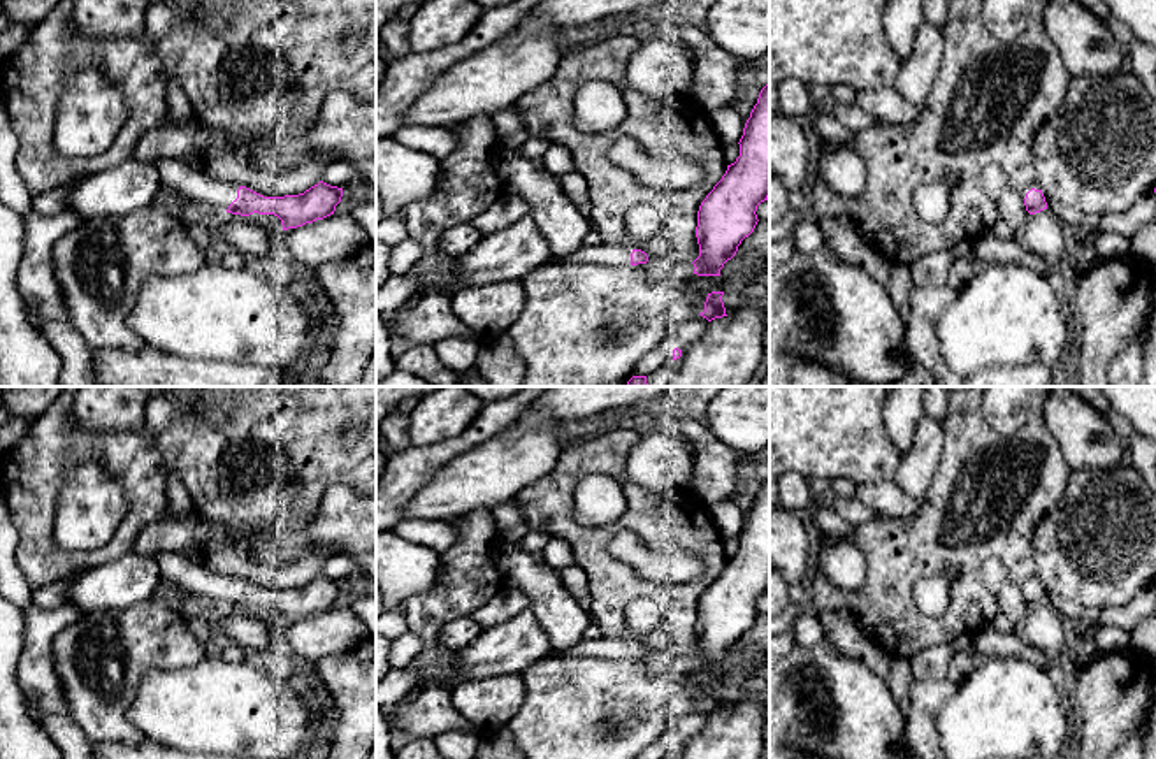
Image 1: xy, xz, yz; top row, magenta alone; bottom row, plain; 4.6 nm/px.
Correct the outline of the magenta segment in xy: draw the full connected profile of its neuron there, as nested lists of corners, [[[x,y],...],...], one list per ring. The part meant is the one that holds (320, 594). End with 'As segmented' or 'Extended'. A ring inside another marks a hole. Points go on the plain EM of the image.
[[[160,553],[155,560],[160,567],[160,576],[177,583],[191,597],[255,613],[264,608],[274,608],[281,613],[283,624],[334,608],[343,590],[343,582],[323,575],[304,587],[276,590],[260,589],[234,576],[211,573],[202,562],[186,560],[176,553]]]. Extended

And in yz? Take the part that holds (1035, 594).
[[[1038,575],[1031,576],[1024,585],[1021,585],[1021,590],[1024,592],[1024,599],[1030,608],[1047,603]]]. Extended

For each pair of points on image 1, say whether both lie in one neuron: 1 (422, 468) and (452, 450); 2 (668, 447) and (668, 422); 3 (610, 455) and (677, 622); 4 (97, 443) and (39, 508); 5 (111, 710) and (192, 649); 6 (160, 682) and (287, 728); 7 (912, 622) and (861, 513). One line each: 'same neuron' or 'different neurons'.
1: same neuron
2: different neurons
3: same neuron
4: same neuron
5: same neuron
6: same neuron
7: different neurons

